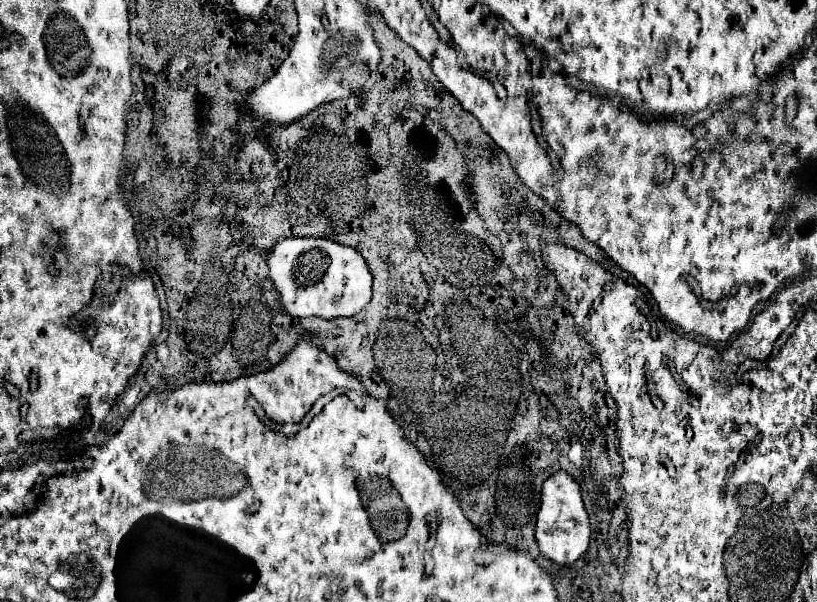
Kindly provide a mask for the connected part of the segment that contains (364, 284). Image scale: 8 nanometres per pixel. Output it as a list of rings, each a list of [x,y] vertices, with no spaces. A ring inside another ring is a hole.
[[[325,237],[281,239],[267,257],[267,269],[267,279],[273,283],[279,303],[293,319],[353,317],[371,301],[373,277],[361,253]]]

